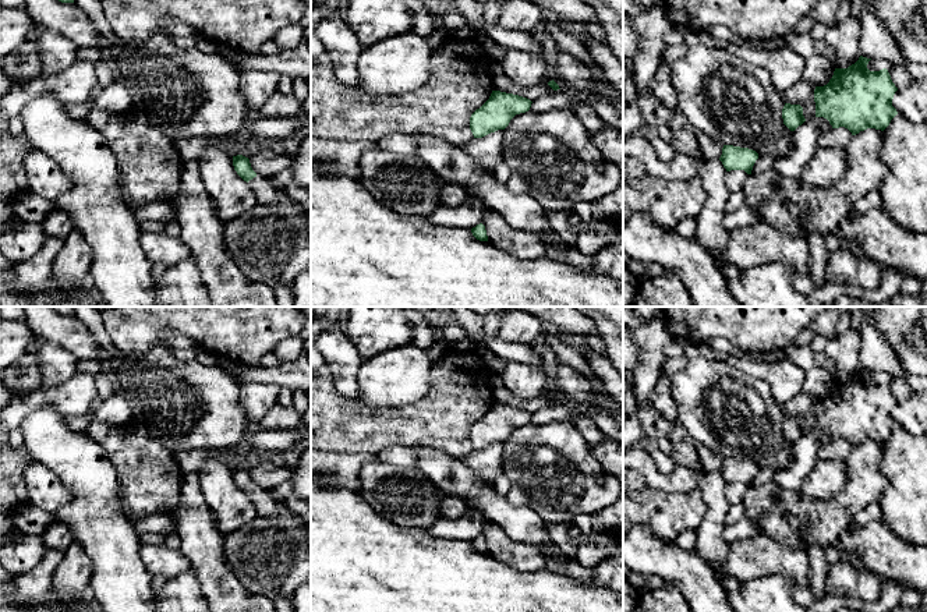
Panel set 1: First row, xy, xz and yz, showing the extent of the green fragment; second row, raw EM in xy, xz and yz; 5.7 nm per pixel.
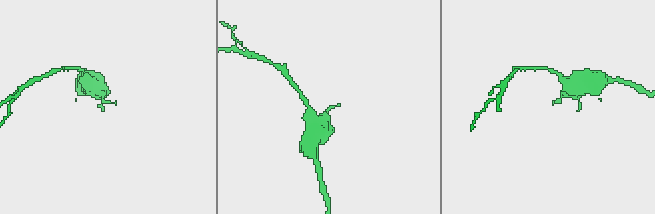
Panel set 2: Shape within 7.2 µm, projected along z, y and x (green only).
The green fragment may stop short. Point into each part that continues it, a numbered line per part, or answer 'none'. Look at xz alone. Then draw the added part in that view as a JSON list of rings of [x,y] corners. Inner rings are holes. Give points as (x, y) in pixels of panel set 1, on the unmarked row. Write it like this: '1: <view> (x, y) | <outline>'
none

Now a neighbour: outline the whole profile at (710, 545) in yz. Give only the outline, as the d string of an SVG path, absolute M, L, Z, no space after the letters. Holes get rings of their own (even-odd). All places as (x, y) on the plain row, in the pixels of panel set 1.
M719 471L701 475L700 491L707 505L703 521L696 530L693 551L711 567L715 579L722 584L728 577L723 563L729 544L723 540L725 517L729 502L725 498L726 481Z

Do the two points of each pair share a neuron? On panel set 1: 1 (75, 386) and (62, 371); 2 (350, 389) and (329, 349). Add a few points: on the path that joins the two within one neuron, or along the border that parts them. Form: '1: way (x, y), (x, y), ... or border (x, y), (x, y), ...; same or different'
1: border (77, 371), (59, 385), (38, 391); different
2: way (345, 379), (343, 363), (339, 358); same

